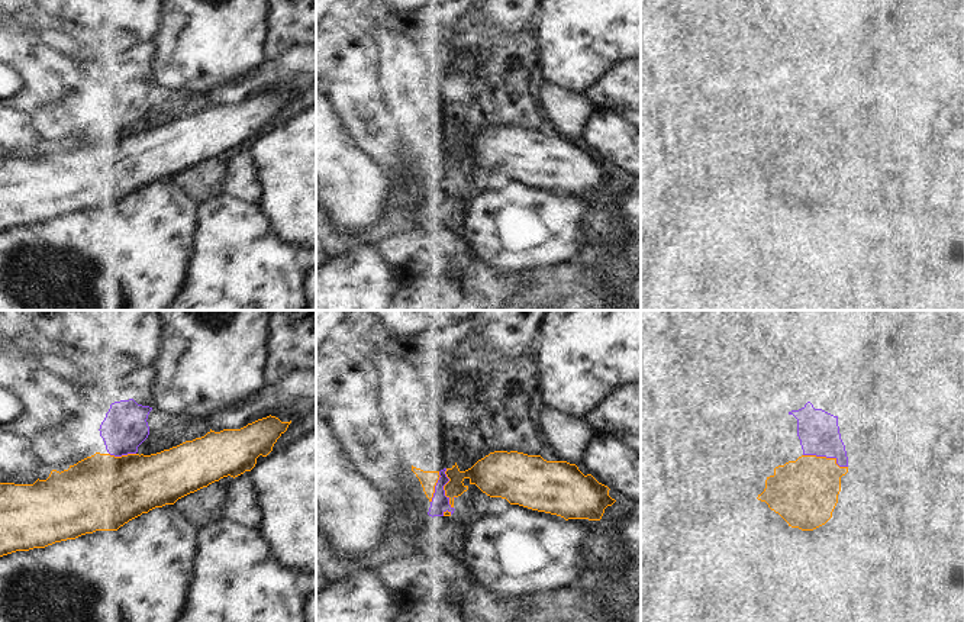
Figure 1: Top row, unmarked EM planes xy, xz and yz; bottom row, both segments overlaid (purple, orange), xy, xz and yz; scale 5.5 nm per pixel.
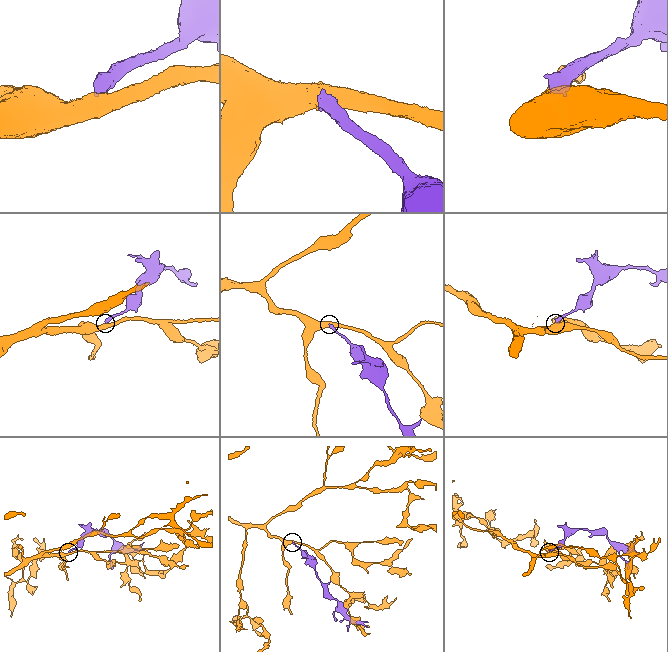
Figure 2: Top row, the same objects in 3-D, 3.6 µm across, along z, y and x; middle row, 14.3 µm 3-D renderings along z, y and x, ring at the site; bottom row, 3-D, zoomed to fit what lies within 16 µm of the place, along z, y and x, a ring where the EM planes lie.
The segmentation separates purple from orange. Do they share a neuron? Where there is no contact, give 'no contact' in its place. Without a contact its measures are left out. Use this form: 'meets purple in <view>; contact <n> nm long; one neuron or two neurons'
meets purple in yz; contact 260 nm long; two neurons

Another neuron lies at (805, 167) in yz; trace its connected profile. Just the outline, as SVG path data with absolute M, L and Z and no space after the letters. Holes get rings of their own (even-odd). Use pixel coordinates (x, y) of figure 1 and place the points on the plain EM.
M802 130L796 136L776 142L774 149L765 155L764 167L757 174L765 177L789 202L813 206L832 193L841 167L841 152L847 148L848 142L839 142L836 133Z

